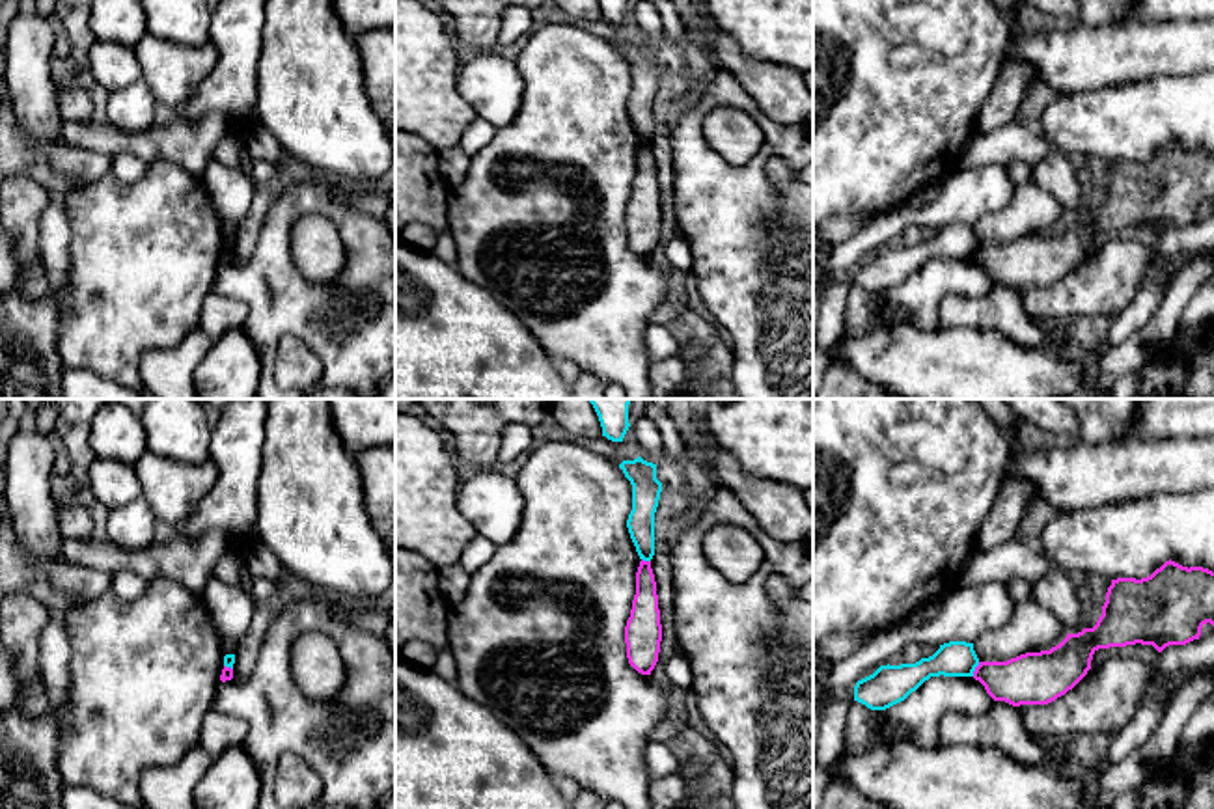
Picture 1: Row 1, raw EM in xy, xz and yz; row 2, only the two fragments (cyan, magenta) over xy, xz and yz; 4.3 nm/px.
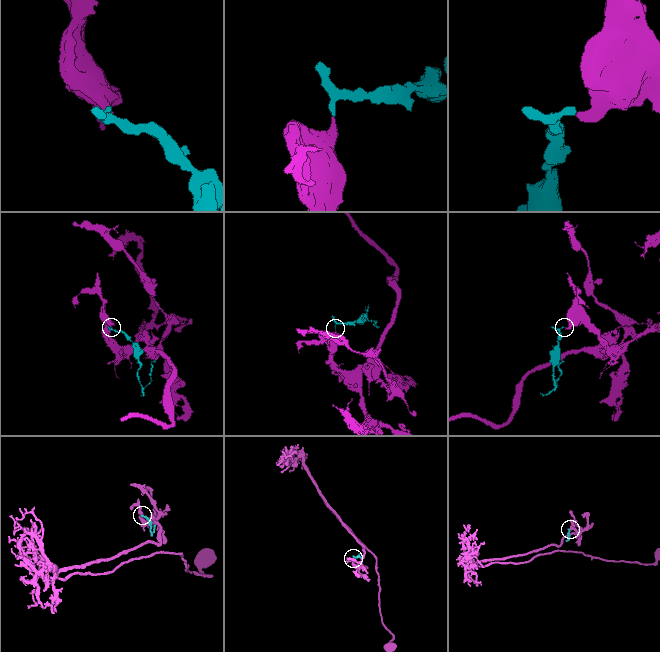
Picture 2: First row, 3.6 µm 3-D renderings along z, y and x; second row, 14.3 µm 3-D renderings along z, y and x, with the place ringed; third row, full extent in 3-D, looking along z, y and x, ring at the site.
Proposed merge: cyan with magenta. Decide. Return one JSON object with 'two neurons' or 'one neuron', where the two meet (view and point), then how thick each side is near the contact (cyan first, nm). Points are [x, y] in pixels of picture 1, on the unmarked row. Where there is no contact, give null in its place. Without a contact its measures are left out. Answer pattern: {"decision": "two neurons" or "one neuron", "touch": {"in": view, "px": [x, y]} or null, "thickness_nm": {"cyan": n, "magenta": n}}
{"decision": "two neurons", "touch": {"in": "yz", "px": [974, 252]}, "thickness_nm": {"cyan": 160, "magenta": 220}}

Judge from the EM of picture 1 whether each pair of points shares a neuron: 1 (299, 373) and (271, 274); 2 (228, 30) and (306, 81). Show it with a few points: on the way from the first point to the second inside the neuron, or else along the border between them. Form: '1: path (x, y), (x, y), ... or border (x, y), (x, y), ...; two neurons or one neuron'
1: border (278, 342), (297, 338), (319, 360), (321, 368); two neurons
2: border (263, 19), (256, 94); two neurons

